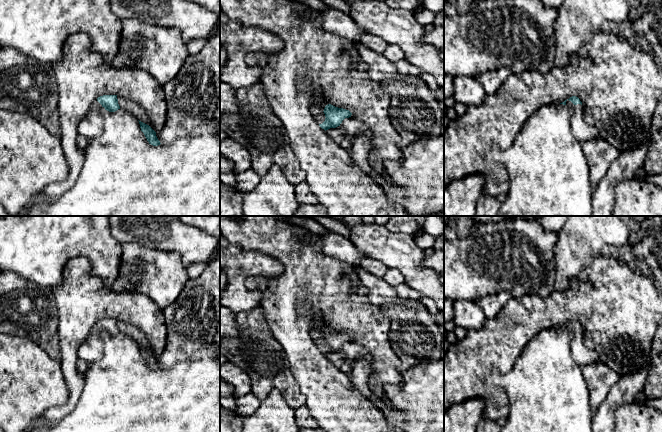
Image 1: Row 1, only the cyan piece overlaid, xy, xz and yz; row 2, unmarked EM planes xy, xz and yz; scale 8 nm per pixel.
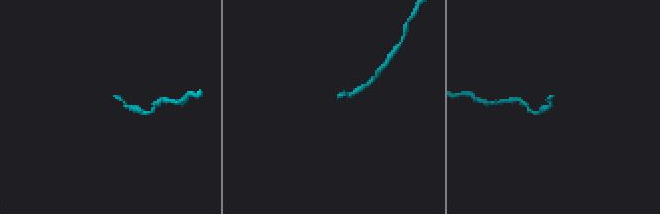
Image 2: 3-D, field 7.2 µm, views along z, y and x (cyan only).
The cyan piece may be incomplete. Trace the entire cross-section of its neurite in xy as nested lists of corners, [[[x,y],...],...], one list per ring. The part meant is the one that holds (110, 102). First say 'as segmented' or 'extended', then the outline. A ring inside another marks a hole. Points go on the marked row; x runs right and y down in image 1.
extended | [[[103,95],[92,104],[88,114],[78,125],[78,134],[87,140],[99,136],[103,131],[104,111],[115,112],[120,109],[117,95]]]

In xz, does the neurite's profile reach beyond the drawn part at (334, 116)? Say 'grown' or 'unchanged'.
grown

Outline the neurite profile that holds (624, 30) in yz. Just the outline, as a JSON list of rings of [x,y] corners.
[[[624,20],[619,23],[605,21],[602,25],[601,31],[615,34],[620,39],[625,39],[633,47],[638,46],[636,34],[633,29],[633,23],[628,20]]]

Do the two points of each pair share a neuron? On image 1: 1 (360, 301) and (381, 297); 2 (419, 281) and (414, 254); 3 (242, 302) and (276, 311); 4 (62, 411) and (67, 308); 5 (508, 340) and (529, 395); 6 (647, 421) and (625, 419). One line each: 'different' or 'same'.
1: different
2: same
3: different
4: same
5: different
6: same

